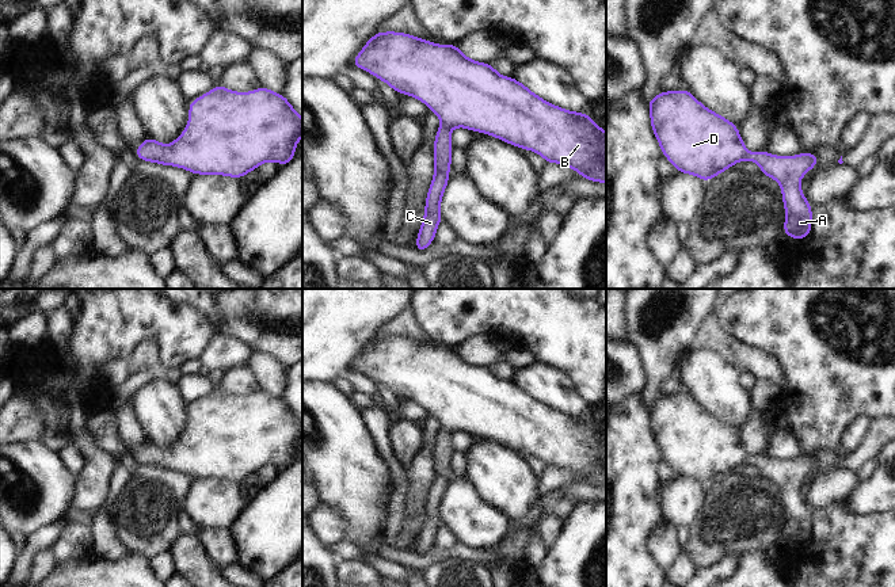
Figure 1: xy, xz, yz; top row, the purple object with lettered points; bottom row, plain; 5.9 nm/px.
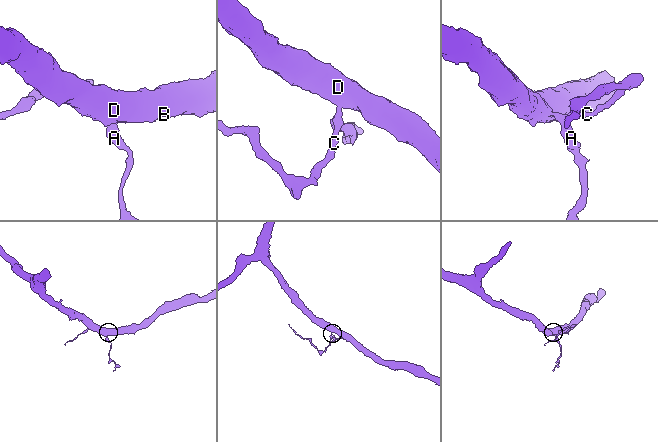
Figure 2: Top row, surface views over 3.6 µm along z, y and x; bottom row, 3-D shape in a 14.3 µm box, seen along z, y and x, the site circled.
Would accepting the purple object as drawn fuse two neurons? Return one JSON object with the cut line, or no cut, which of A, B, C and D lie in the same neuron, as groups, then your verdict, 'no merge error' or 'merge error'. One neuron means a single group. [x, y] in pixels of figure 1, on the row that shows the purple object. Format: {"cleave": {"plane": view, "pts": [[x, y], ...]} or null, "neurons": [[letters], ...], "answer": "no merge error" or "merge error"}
{"cleave": null, "neurons": [["A", "B", "C", "D"]], "answer": "no merge error"}

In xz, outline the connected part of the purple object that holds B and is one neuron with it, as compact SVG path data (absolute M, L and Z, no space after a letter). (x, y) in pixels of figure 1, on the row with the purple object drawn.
M376 31L376 34L365 42L365 47L354 57L351 65L386 83L396 94L405 94L407 96L420 100L441 119L442 125L437 129L435 141L433 144L434 176L424 201L422 226L418 230L418 239L414 244L414 248L419 252L424 252L429 245L435 241L438 225L443 221L441 216L441 202L450 179L448 174L452 171L452 152L454 149L450 133L456 127L488 134L521 150L526 149L540 155L546 164L563 164L576 171L580 178L594 183L606 183L606 160L602 157L606 152L606 131L602 130L587 113L564 110L560 106L546 102L515 77L506 77L491 64L479 62L466 57L457 45L439 45L408 33Z

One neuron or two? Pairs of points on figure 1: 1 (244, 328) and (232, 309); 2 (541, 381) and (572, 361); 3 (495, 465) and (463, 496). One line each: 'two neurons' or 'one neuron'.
1: one neuron
2: two neurons
3: two neurons

